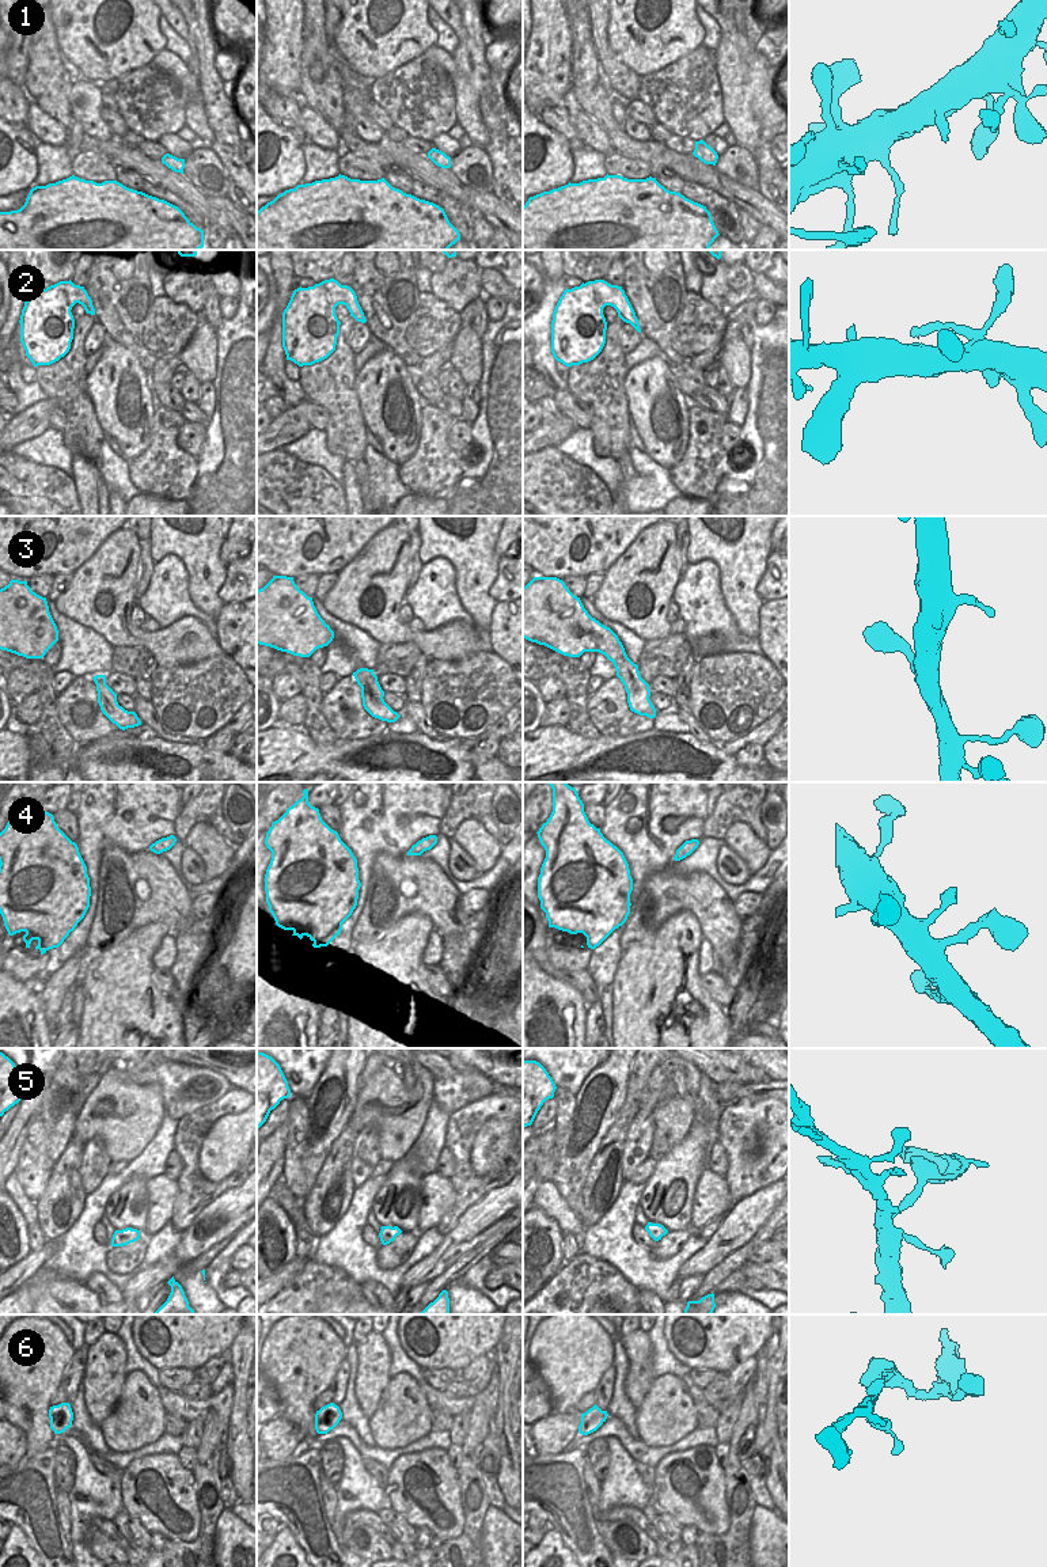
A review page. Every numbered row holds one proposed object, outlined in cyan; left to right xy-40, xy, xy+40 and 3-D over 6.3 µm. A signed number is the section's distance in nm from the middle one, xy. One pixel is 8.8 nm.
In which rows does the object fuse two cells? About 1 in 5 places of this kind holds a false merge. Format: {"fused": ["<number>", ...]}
{"fused": ["5", "6"]}

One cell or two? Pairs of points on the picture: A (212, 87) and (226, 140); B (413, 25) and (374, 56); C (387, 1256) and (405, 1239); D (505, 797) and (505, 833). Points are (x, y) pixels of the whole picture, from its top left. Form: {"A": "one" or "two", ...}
{"A": "one", "B": "one", "C": "one", "D": "one"}

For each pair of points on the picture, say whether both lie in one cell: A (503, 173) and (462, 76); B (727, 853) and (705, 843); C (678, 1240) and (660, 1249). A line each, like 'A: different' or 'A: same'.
A: different
B: different
C: same

